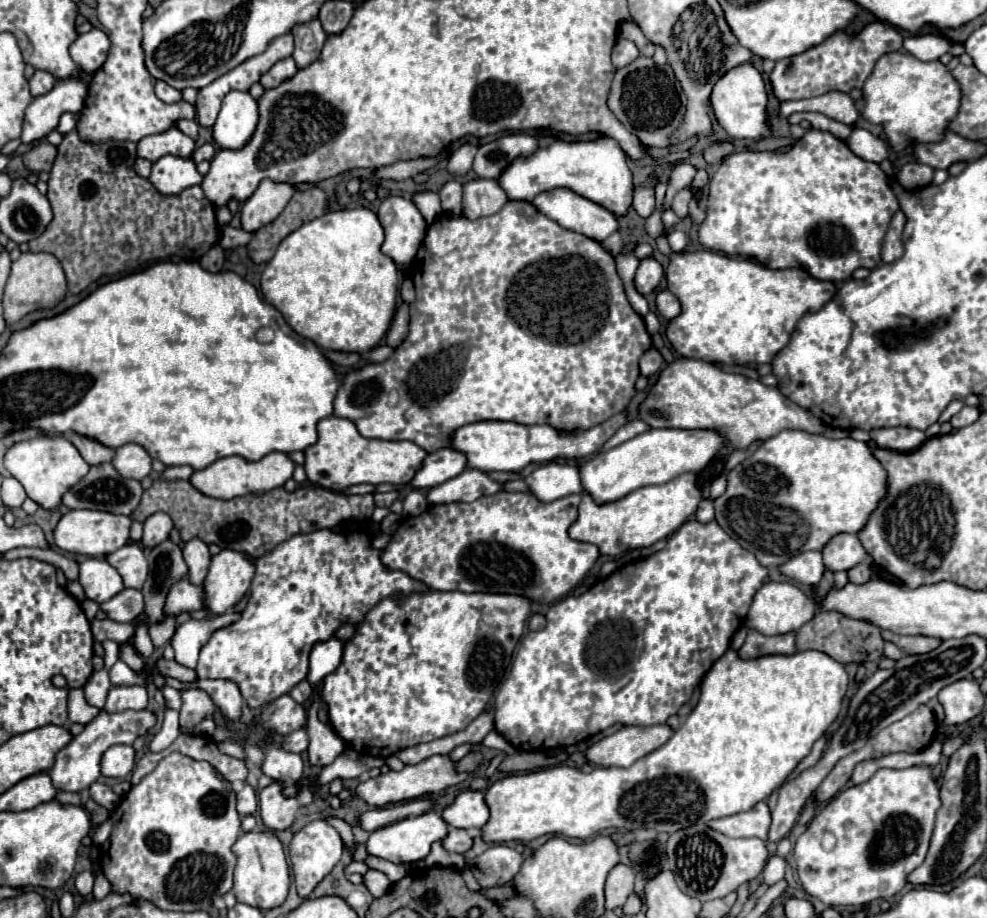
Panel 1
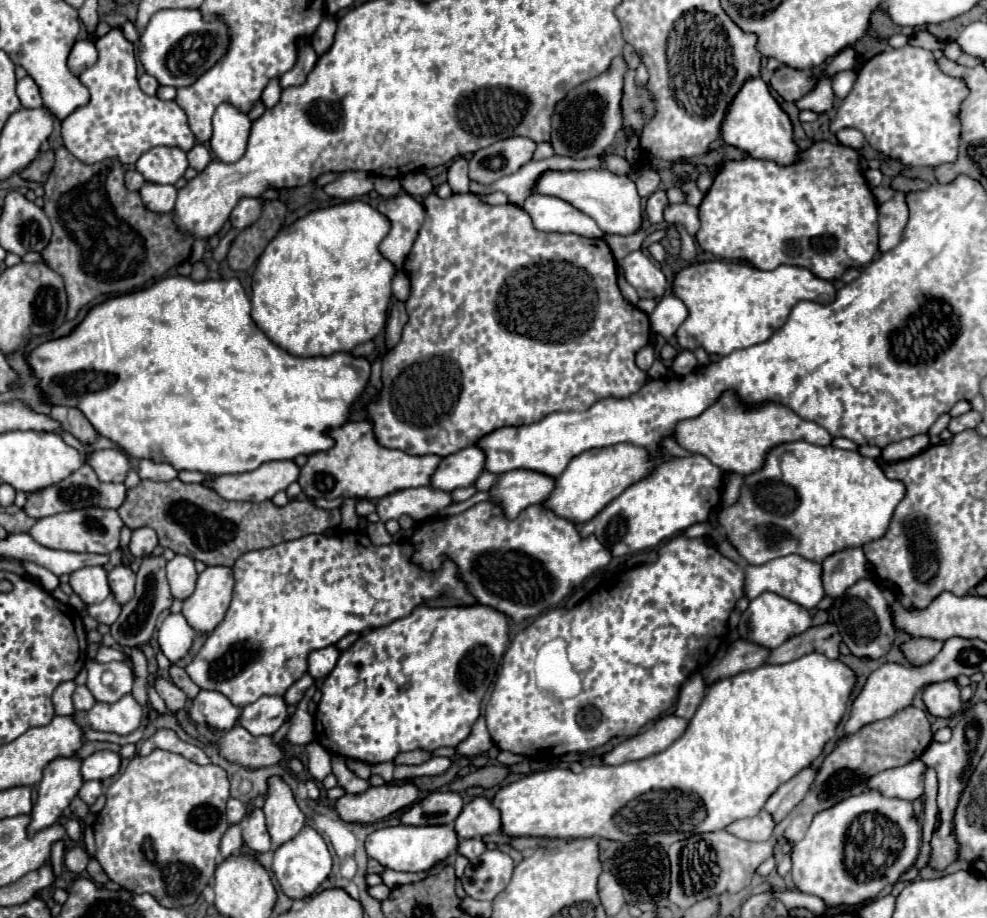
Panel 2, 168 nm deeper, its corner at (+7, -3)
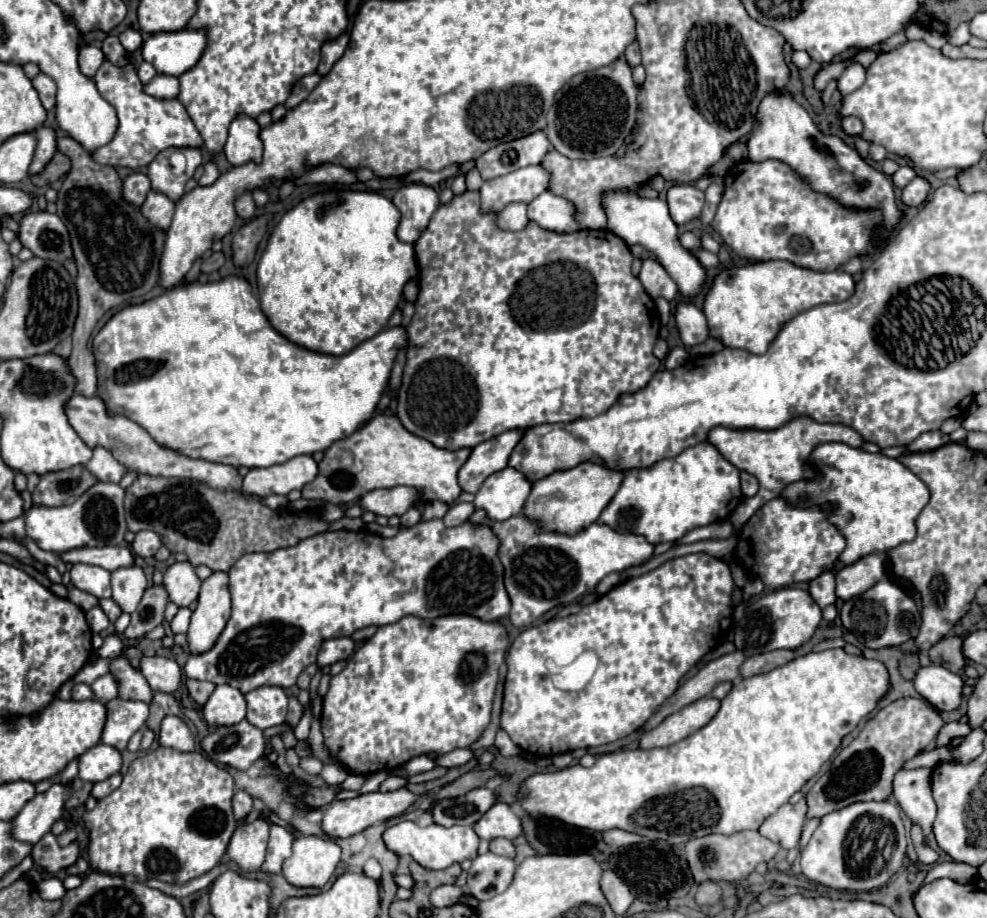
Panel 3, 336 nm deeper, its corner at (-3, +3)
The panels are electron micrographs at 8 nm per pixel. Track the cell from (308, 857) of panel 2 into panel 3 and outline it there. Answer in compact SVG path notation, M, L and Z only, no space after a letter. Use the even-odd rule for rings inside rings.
M297 836L293 854L283 862L283 876L299 888L321 888L335 874L339 858L341 848L333 838Z

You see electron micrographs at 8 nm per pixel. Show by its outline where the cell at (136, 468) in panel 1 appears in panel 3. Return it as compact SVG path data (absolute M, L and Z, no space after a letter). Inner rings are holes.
M97 446L93 450L91 462L87 462L87 470L91 470L99 482L115 482L115 484L127 472L127 468L121 462L117 462L109 450L105 450L101 446Z

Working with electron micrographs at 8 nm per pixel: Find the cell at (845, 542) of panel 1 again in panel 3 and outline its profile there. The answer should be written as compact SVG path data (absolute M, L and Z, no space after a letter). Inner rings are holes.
M869 554L837 572L837 596L841 600L849 600L879 580L883 580L883 554Z

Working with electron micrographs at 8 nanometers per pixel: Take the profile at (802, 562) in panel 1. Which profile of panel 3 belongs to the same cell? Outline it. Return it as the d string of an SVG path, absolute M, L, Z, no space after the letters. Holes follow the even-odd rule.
M825 570L823 574L819 574L817 578L813 578L809 582L809 594L811 598L815 598L815 602L825 608L829 604L833 604L837 600L835 596L835 576L831 570Z

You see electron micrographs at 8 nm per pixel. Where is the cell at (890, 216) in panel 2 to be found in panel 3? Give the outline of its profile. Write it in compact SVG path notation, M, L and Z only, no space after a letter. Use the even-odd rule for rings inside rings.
M913 178L901 192L901 202L905 206L921 206L927 200L929 194L929 182L925 178Z

